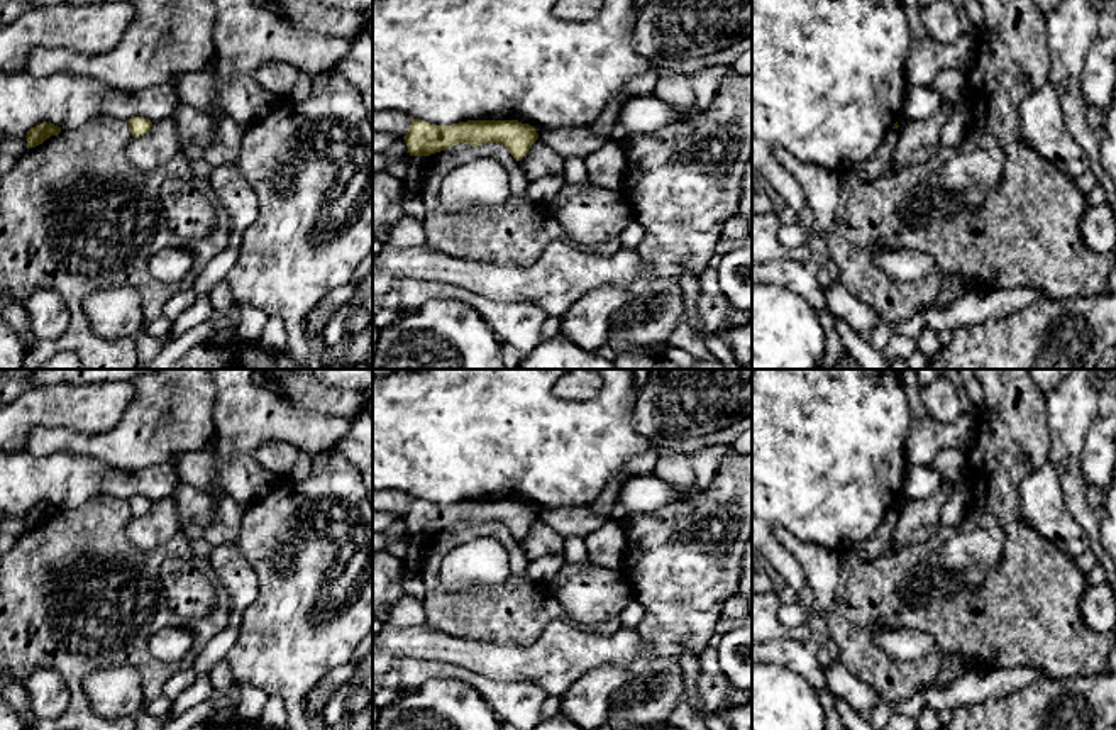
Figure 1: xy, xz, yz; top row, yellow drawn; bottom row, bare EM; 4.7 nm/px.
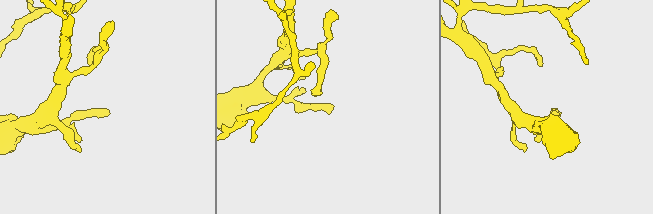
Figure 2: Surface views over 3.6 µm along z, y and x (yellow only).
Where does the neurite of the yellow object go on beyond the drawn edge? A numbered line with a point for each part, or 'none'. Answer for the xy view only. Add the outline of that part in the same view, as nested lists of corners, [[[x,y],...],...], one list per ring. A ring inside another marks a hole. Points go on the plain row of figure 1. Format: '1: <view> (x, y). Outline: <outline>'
none

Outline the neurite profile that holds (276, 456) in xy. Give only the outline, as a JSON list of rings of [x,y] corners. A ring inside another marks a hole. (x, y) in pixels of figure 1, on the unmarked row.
[[[273,440],[261,444],[252,452],[252,457],[268,471],[288,476],[301,454],[305,454],[305,451],[293,444]]]

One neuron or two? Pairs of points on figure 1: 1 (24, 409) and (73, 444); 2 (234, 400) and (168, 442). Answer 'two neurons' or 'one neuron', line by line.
1: two neurons
2: two neurons

